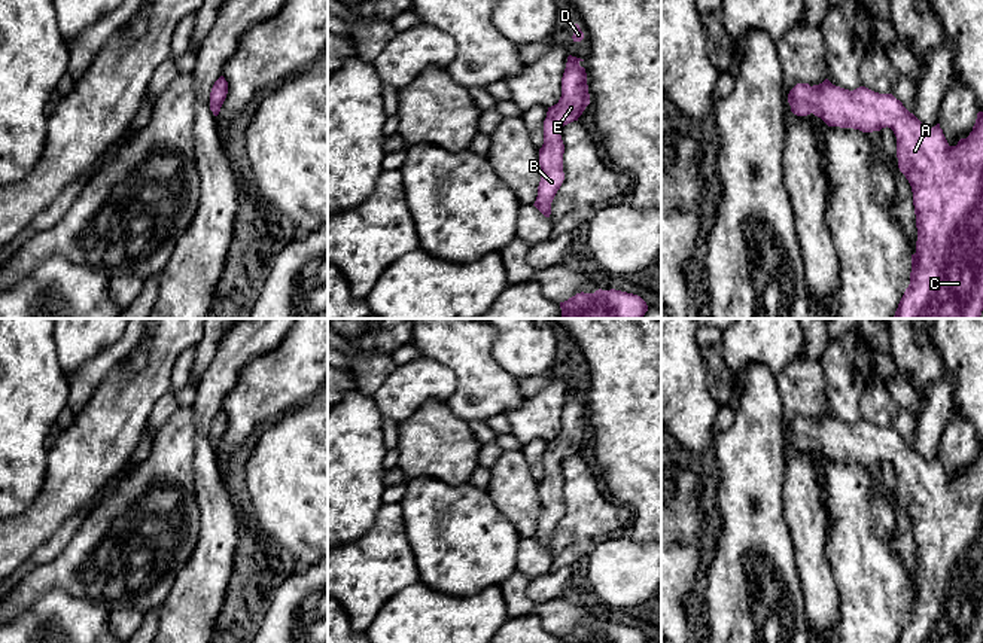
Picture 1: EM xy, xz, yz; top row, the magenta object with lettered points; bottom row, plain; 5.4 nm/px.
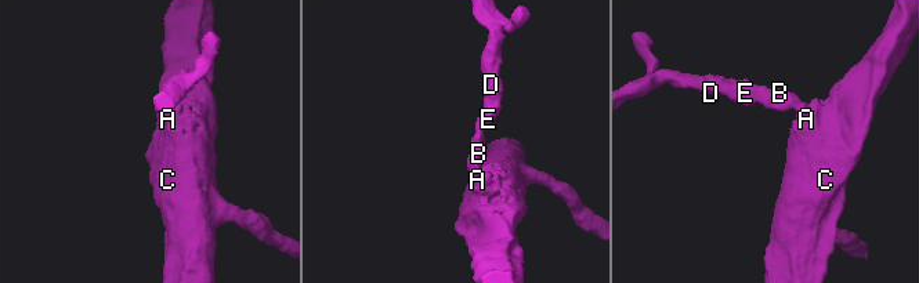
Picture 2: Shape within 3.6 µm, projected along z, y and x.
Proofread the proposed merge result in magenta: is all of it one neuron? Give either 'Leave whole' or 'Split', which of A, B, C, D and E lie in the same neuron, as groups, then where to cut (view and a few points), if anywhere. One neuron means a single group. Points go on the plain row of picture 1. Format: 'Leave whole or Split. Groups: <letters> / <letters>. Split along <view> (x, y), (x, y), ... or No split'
Leave whole. Groups: A B C D E. No split

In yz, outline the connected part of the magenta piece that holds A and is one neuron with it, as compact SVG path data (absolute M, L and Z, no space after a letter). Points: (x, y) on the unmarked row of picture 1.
M828 412L813 420L797 417L788 427L788 436L794 448L813 447L828 460L853 461L862 466L888 460L894 464L898 502L912 519L917 561L910 618L897 643L983 643L983 445L977 447L970 469L950 479L940 457L928 461L892 427L879 427L865 420L849 424L833 418Z

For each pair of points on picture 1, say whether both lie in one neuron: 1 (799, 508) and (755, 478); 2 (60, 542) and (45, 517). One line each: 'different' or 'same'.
1: different
2: different

